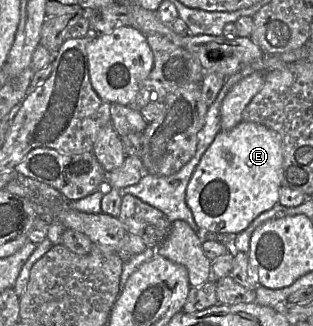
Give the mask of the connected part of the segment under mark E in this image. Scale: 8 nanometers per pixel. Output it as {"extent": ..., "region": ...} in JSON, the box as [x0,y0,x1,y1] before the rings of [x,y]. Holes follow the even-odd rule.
{"extent":[186,121,283,235],"region":[[[241,121],[237,126],[235,126],[229,131],[220,130],[211,145],[201,157],[201,160],[196,166],[195,171],[193,172],[193,175],[191,176],[191,179],[186,188],[186,204],[190,208],[196,224],[201,229],[206,229],[221,234],[237,235],[244,231],[255,218],[257,218],[263,212],[272,209],[279,202],[279,189],[281,186],[282,165],[283,154],[281,141],[279,135],[275,131],[265,127],[264,125],[246,121]],[[226,154],[232,155],[231,161],[228,161],[226,159]]]}

